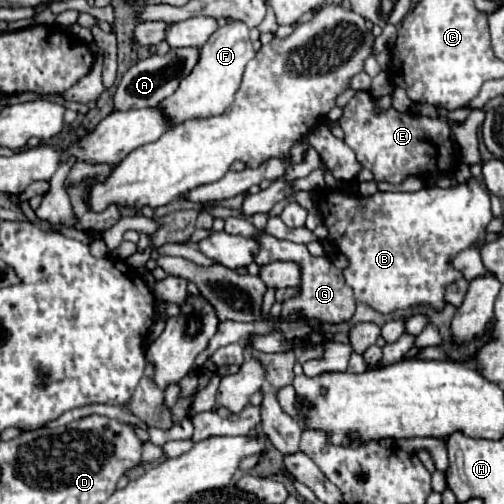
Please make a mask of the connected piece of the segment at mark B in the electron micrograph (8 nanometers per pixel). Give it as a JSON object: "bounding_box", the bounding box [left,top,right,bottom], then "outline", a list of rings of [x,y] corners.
{"bounding_box":[316,178,492,312],"outline":[[[470,178],[462,184],[456,184],[452,188],[422,188],[418,192],[376,192],[374,196],[368,196],[368,198],[350,198],[346,194],[338,194],[338,192],[332,192],[328,188],[324,190],[318,190],[316,192],[316,200],[318,200],[318,208],[324,216],[324,224],[328,226],[330,230],[330,240],[336,242],[336,246],[340,248],[340,252],[350,260],[350,266],[344,270],[344,278],[346,278],[346,284],[354,290],[354,298],[356,302],[364,302],[368,306],[372,306],[374,310],[378,312],[392,312],[392,310],[398,310],[398,308],[408,308],[408,306],[416,306],[416,304],[430,304],[434,306],[436,310],[440,310],[446,302],[444,302],[444,288],[454,282],[456,278],[460,278],[462,274],[458,270],[452,268],[450,260],[460,252],[464,250],[466,246],[470,246],[472,242],[476,240],[482,240],[486,236],[484,228],[486,224],[492,220],[492,212],[490,212],[490,196],[488,196],[488,190],[486,190],[486,184],[482,182],[482,178]]]}

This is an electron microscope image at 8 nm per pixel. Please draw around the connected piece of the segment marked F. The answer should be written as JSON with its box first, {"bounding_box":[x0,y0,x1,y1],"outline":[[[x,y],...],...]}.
{"bounding_box":[160,20,254,124],"outline":[[[234,20],[232,24],[218,28],[210,36],[210,40],[200,48],[200,60],[190,72],[190,76],[180,82],[178,90],[170,98],[160,102],[160,108],[172,124],[180,124],[188,118],[206,118],[222,114],[222,110],[226,110],[234,102],[234,94],[238,92],[238,86],[242,82],[244,68],[252,58],[254,48],[248,34],[248,26],[244,22]]]}

